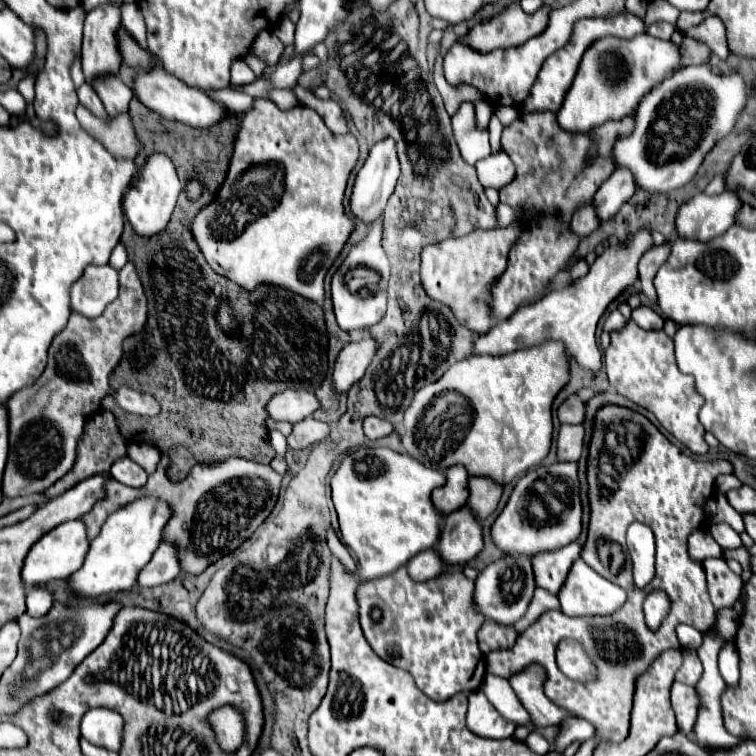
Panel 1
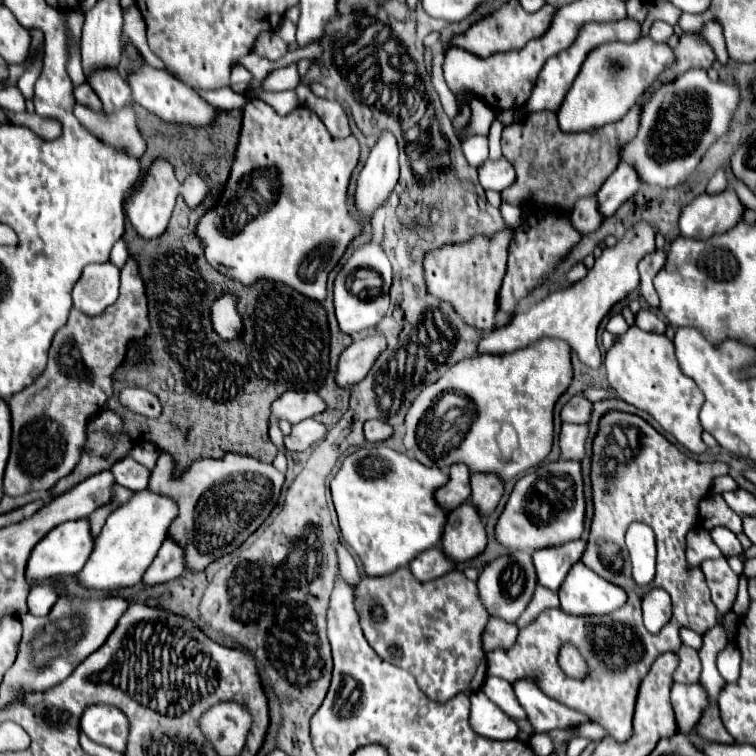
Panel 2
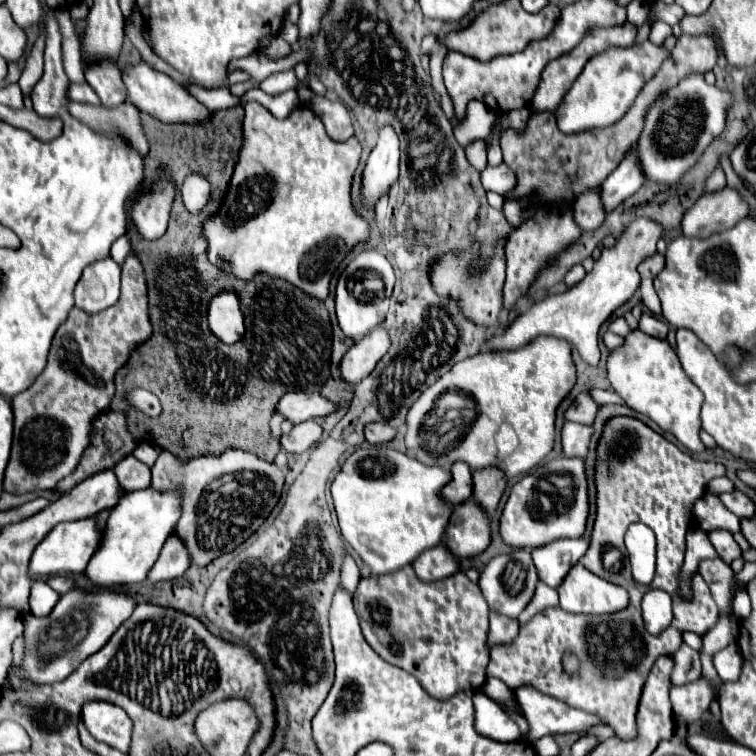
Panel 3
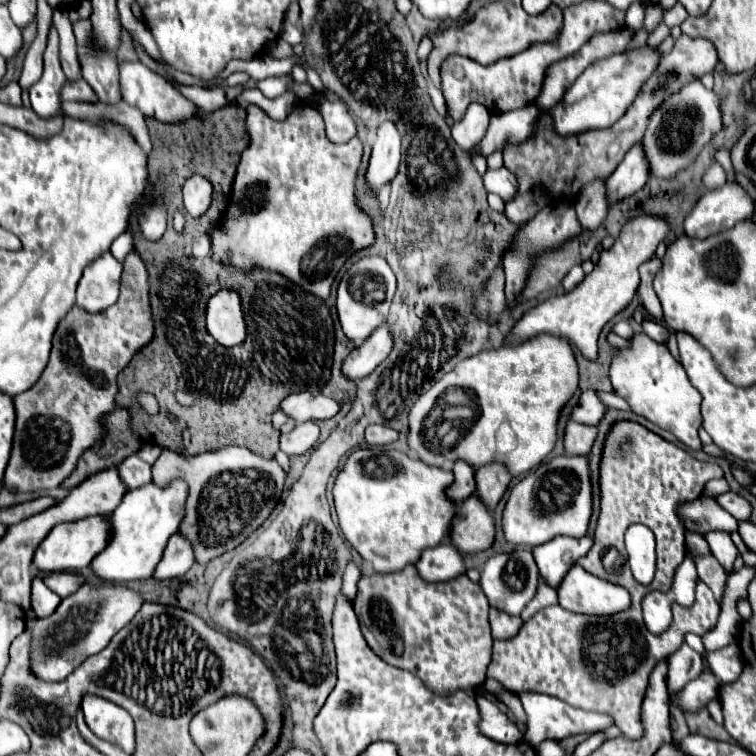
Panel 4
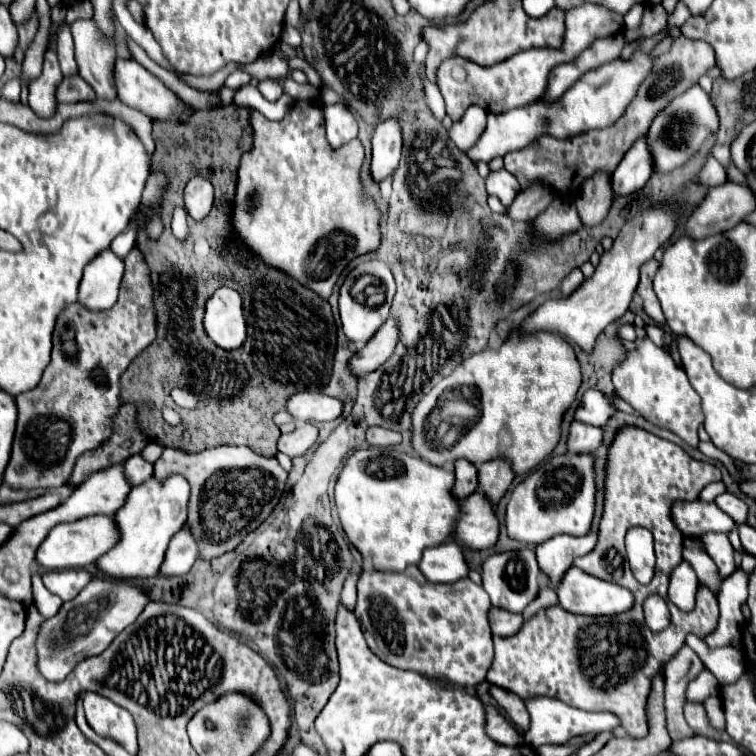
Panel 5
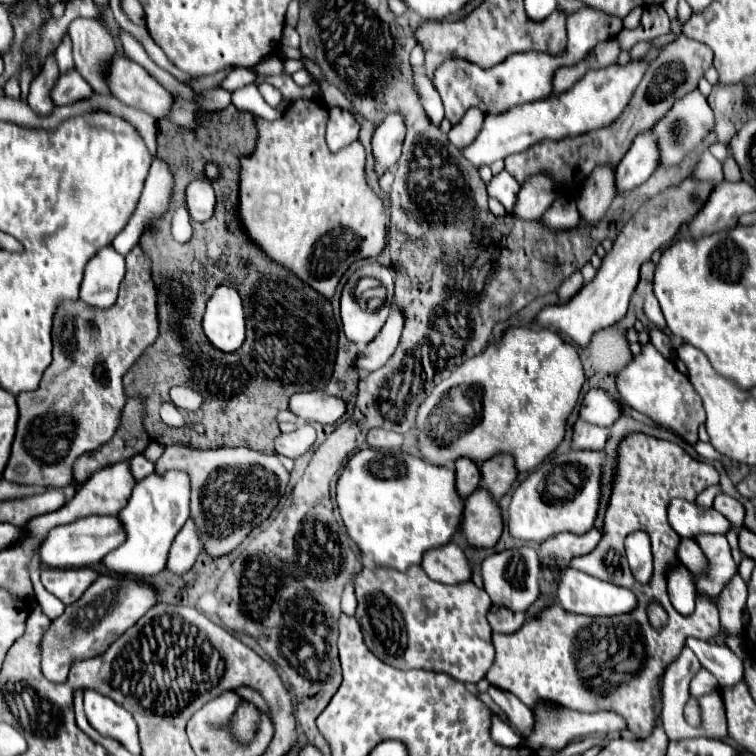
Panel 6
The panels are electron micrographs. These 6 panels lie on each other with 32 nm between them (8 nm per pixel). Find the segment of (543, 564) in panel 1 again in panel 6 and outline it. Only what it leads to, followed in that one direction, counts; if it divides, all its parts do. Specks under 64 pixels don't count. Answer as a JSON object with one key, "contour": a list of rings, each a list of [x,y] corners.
{"contour":[[[596,528],[584,532],[584,534],[572,534],[572,532],[562,532],[552,536],[550,540],[542,542],[540,546],[540,562],[566,568],[572,558],[588,554],[596,548],[600,542],[602,530],[596,532]]]}

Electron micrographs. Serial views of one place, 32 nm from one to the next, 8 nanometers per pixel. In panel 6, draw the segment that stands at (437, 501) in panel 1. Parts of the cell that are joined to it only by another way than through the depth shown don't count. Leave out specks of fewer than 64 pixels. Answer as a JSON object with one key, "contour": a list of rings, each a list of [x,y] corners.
{"contour":[[[468,458],[456,460],[456,488],[460,496],[470,496],[480,484],[480,468]]]}

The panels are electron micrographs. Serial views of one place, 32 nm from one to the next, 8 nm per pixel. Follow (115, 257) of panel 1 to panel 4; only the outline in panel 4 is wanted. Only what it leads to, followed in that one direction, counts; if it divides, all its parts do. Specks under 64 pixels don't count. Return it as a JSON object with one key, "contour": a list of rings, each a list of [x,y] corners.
{"contour":[[[126,230],[124,234],[120,234],[120,236],[112,242],[110,252],[116,256],[116,260],[120,260],[120,262],[122,262],[130,250],[132,250],[132,232],[130,232],[130,230]]]}

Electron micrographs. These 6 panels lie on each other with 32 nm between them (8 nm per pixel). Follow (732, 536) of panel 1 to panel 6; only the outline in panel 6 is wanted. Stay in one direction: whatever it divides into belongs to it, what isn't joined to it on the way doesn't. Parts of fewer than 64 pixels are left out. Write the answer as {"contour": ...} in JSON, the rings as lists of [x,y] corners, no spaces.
{"contour":[[[704,534],[696,536],[694,540],[708,560],[708,570],[704,574],[694,574],[696,596],[706,596],[718,604],[724,586],[736,574],[736,564],[732,560],[728,540],[722,534]]]}

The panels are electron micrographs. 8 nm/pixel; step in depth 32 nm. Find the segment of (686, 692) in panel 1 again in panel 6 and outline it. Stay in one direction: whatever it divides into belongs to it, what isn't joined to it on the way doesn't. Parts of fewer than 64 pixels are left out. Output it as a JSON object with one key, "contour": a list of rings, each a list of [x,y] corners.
{"contour":[[[700,668],[700,672],[692,678],[690,682],[690,696],[692,698],[698,698],[702,694],[708,694],[708,692],[714,692],[716,690],[716,678],[706,670],[706,668]]]}

